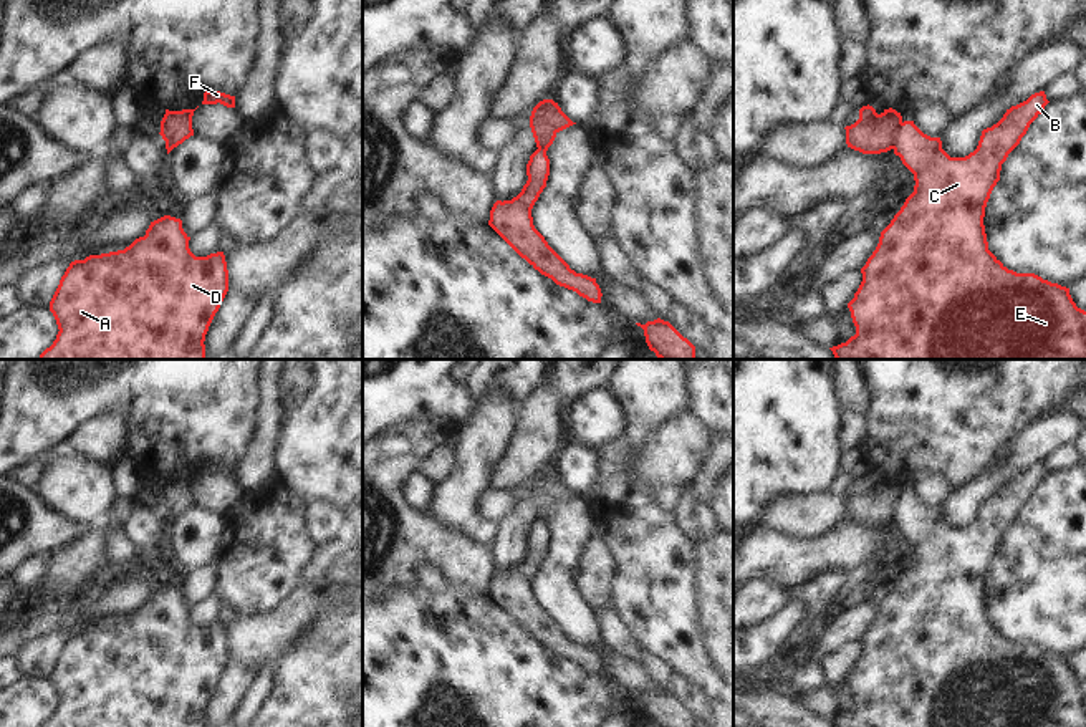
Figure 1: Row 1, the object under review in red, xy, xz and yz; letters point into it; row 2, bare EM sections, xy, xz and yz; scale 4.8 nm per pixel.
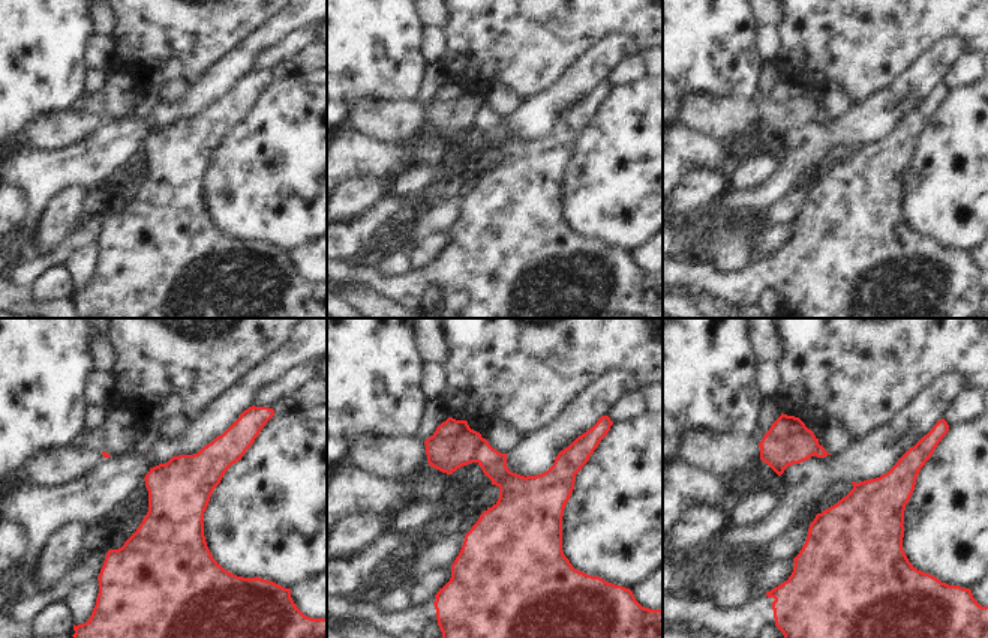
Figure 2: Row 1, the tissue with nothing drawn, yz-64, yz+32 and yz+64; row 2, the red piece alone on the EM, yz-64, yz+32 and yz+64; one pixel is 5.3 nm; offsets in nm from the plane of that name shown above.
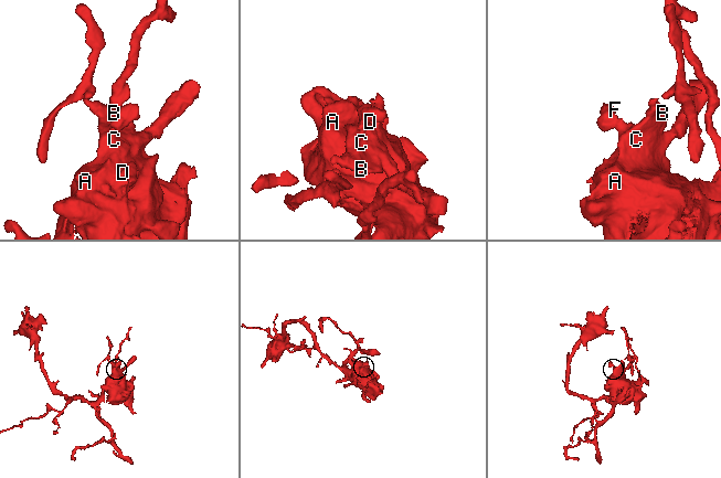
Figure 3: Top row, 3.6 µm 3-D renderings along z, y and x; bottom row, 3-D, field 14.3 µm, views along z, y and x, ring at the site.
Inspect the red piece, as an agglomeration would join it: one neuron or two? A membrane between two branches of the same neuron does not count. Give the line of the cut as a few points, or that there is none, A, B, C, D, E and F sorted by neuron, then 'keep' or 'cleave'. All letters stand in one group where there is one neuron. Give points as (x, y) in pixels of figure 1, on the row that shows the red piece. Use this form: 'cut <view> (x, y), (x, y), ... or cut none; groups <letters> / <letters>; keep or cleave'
cut yz (903, 123), (893, 148); groups A B C D E / F; cleave

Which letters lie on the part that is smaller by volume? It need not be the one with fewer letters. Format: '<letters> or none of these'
F

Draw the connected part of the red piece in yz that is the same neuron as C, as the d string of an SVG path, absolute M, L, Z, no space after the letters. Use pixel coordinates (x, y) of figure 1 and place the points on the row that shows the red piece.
M1040 91L1012 106L997 124L982 131L977 149L965 157L950 157L940 137L924 134L914 121L902 123L894 154L914 174L914 192L881 232L876 250L861 268L863 282L848 303L856 335L829 348L836 359L1086 359L1086 311L1076 306L1069 288L1035 273L1008 270L988 250L983 225L1002 164L1048 103Z

